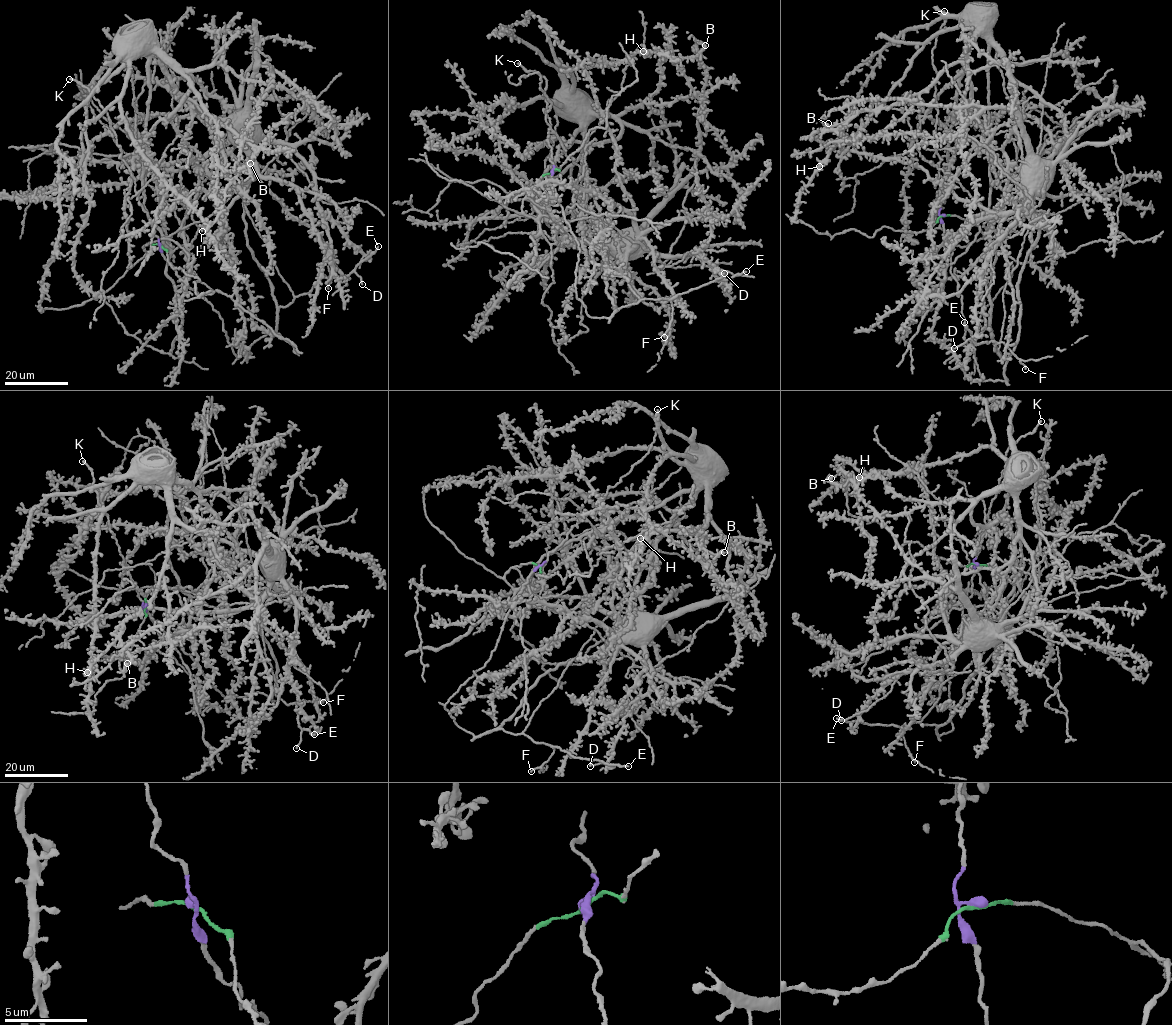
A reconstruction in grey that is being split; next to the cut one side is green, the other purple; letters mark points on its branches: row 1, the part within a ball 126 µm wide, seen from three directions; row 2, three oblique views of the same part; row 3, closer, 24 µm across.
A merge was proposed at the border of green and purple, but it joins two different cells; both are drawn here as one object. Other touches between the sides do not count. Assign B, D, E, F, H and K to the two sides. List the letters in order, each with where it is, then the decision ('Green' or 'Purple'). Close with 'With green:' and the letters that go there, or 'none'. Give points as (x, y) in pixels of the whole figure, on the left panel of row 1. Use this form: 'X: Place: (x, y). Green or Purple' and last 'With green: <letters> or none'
B: Place: (250, 163). Green
D: Place: (362, 284). Purple
E: Place: (378, 246). Purple
F: Place: (328, 288). Purple
H: Place: (202, 231). Green
K: Place: (69, 79). Purple
With green: B, H

